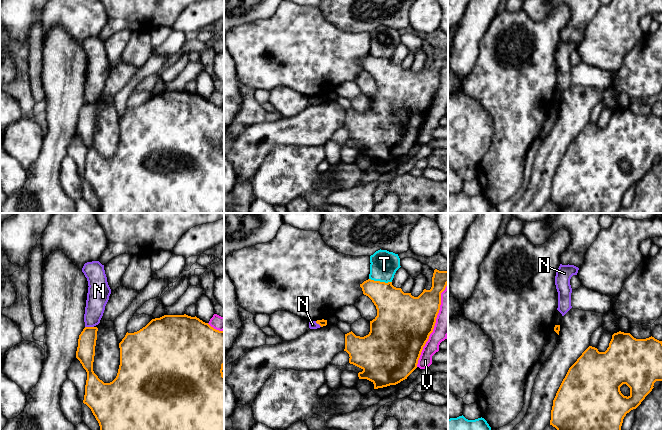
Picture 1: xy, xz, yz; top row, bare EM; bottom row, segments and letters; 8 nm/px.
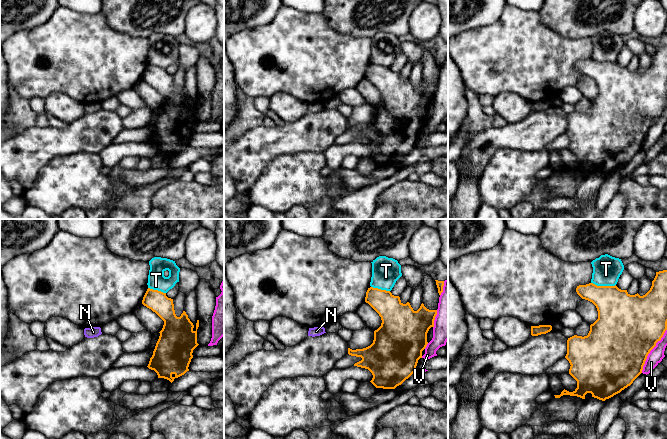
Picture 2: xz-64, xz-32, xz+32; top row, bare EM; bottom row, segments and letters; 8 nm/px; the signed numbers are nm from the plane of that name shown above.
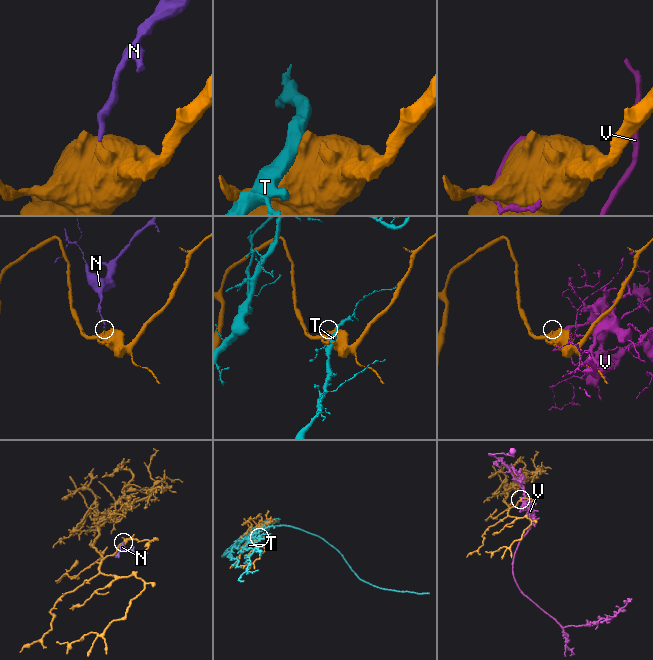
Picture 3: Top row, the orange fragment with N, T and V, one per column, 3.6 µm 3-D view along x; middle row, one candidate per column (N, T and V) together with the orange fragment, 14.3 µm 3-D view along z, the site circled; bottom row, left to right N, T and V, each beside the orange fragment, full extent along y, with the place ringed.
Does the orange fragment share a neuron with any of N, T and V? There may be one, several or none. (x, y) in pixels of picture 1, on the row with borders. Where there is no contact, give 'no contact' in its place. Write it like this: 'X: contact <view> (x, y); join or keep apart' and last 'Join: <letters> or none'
N: contact xy (89, 327); keep apart
T: contact xz (379, 281); keep apart
V: contact xz (434, 324); keep apart
Join: none

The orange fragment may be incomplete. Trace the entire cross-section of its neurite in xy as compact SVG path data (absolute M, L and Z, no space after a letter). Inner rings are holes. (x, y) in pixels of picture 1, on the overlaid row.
M164 315L152 319L145 327L134 333L126 333L119 343L120 365L116 378L110 383L104 383L93 371L97 327L85 327L78 339L76 358L87 372L85 395L83 403L92 411L99 423L100 430L224 430L224 331L211 327L199 318L184 315Z

